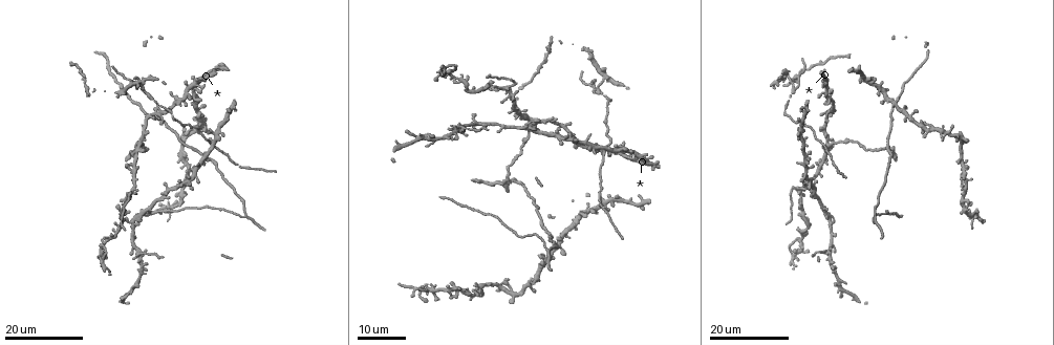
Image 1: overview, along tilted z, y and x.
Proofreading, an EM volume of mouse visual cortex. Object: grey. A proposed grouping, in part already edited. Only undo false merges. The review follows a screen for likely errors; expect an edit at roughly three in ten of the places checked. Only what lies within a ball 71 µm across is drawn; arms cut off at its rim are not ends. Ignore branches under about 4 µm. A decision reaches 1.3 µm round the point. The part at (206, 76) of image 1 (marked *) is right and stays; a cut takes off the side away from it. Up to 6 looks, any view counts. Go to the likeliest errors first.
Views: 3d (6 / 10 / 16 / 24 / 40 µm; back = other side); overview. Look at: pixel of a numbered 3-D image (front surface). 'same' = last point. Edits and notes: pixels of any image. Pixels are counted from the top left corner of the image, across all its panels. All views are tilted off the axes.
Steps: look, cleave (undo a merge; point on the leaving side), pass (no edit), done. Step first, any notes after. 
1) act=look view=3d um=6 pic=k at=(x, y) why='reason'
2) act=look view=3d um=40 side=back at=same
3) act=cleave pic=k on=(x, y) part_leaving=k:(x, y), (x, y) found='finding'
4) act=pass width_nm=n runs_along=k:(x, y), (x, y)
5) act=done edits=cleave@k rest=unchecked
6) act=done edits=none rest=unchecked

act=look view=3d um=24 pic=1 at=(545, 249) why='two arms in line, one across'

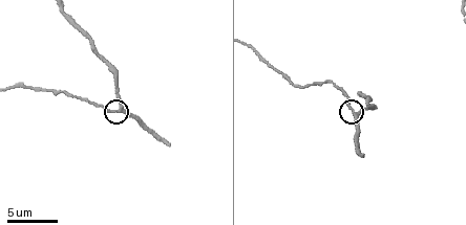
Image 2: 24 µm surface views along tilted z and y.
act=look view=3d um=6 pic=2 at=(353, 114)

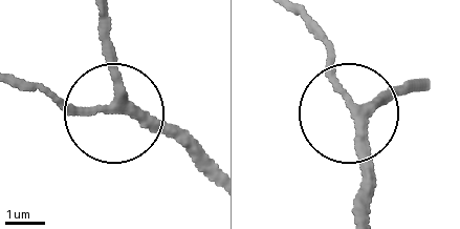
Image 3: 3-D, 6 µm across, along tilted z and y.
act=pass side_arm_um=6 arms=3 found='one neuron here'

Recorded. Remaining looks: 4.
act=look view=3d um=16 pic=1 at=(147, 95)

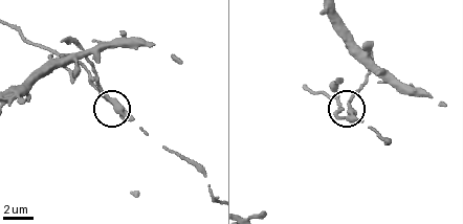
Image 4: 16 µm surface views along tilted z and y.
act=look view=3d um=10 pic=4 at=(117, 105)

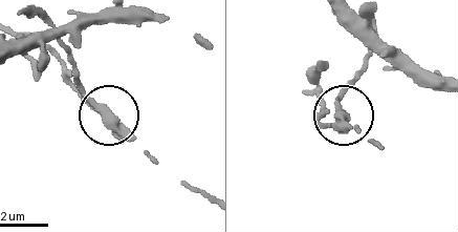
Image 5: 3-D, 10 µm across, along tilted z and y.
act=cleave pic=5 on=(329, 124) arms=3 found='a second neuron is stuck on'

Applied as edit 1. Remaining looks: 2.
act=done edits=cleave@5 rest=unchecked

